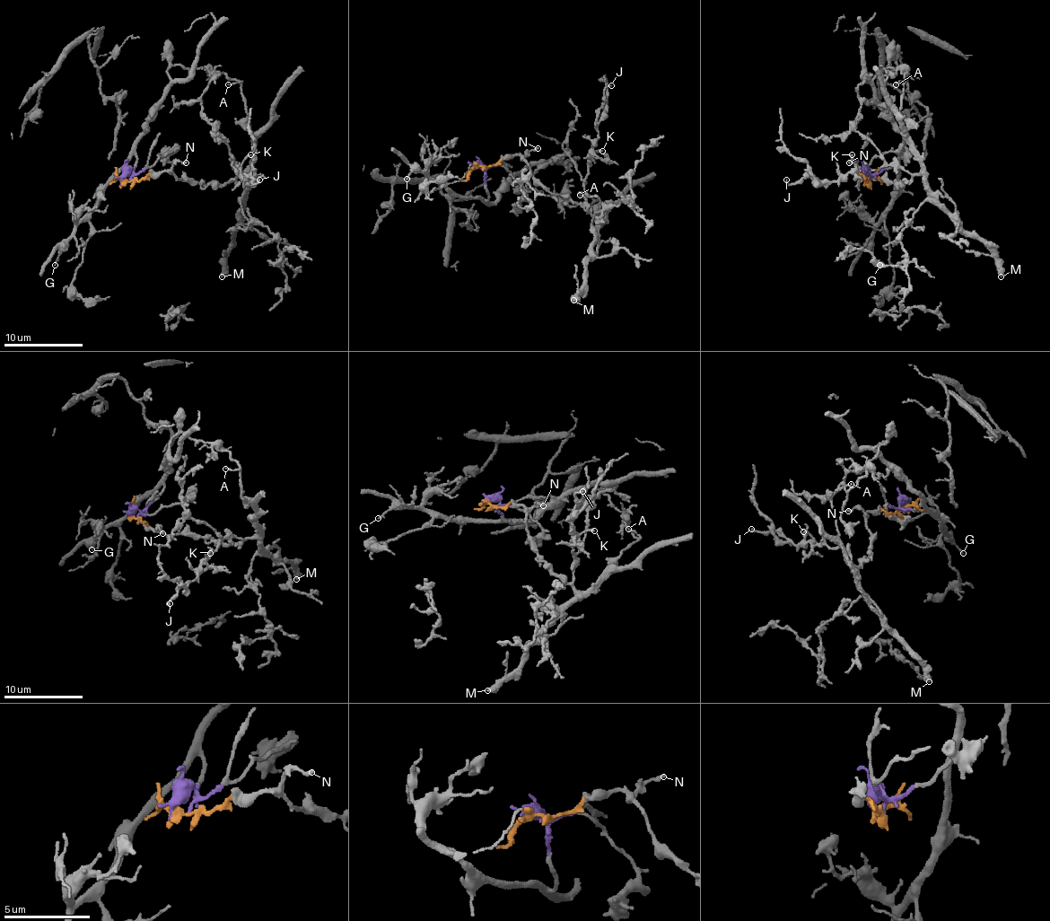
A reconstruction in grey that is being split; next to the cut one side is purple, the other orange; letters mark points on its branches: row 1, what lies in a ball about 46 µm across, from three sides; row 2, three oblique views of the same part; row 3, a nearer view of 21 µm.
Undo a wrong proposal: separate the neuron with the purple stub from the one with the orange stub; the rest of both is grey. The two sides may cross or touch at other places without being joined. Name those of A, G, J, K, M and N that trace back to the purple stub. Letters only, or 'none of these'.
A, G

